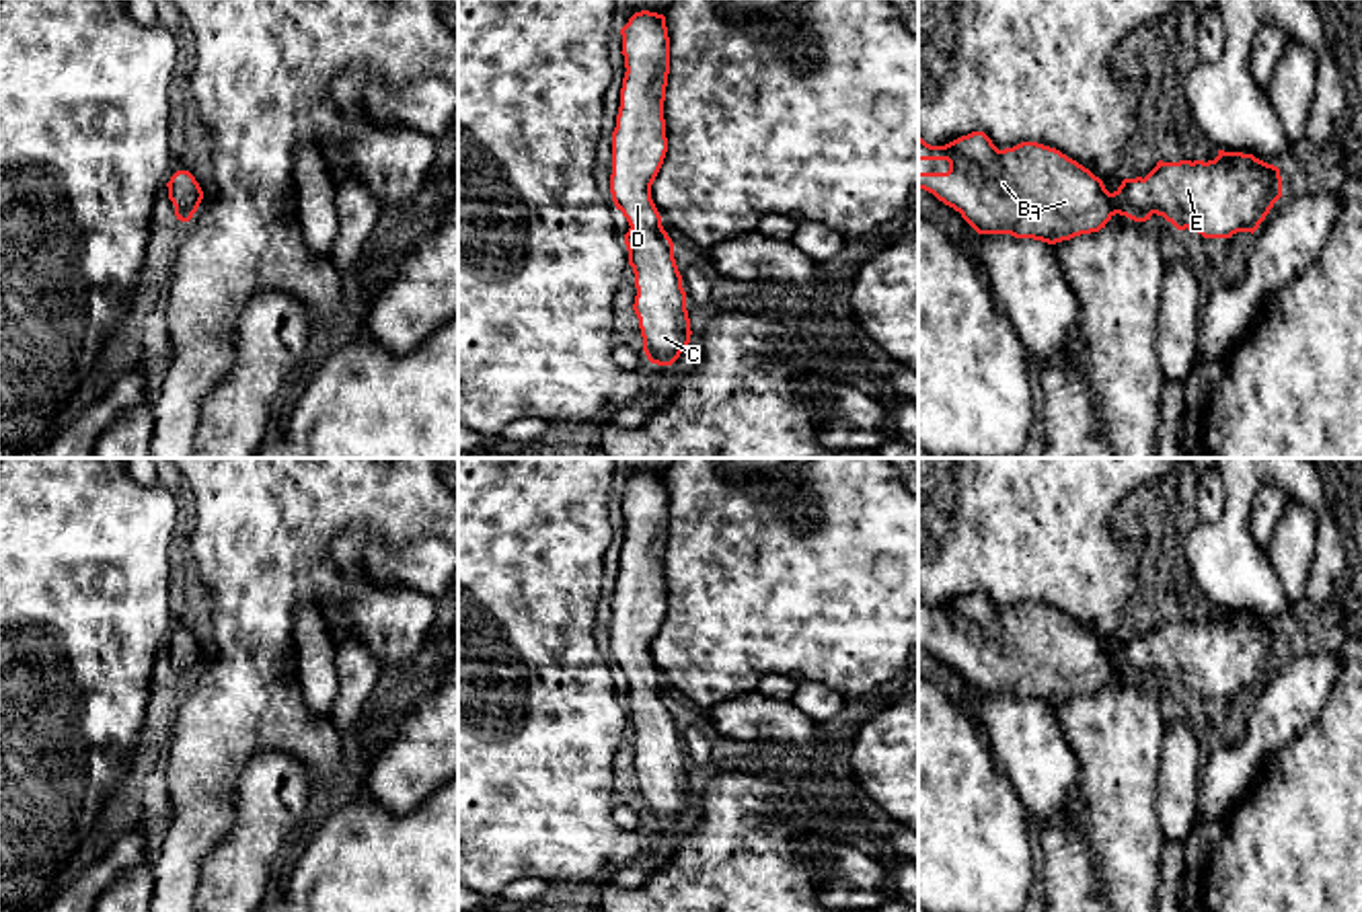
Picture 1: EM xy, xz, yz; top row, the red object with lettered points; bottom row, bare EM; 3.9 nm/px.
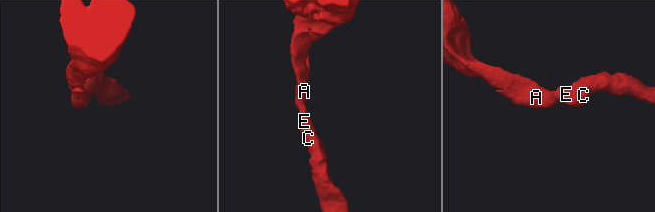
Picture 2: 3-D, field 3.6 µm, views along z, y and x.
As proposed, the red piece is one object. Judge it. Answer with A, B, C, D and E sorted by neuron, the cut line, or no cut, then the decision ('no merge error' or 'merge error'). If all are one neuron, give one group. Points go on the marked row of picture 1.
groups A B C D E; cut none; no merge error

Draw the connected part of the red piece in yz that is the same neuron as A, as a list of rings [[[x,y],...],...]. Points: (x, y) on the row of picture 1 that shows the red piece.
[[[972,131],[945,146],[931,146],[918,136],[918,160],[947,160],[947,173],[918,173],[918,189],[953,207],[978,234],[1011,234],[1048,244],[1099,232],[1115,216],[1146,222],[1163,216],[1177,230],[1204,238],[1231,238],[1255,232],[1282,197],[1280,168],[1253,154],[1218,150],[1214,160],[1163,162],[1142,179],[1124,179],[1109,193],[1099,177],[1056,148],[1021,142],[998,150],[984,131]]]

